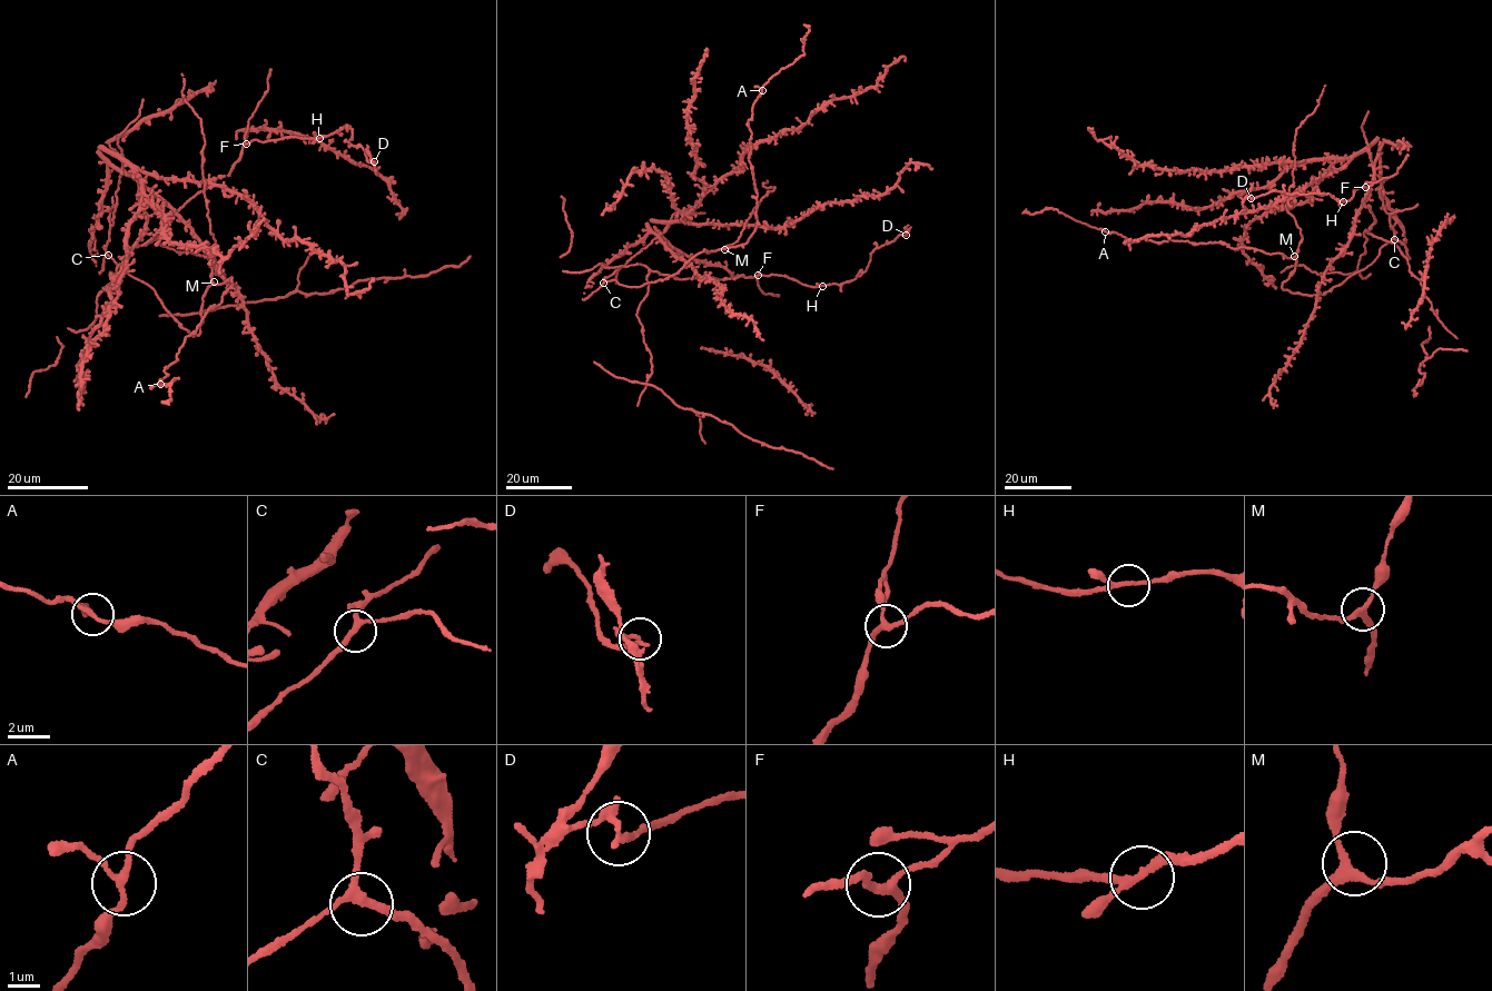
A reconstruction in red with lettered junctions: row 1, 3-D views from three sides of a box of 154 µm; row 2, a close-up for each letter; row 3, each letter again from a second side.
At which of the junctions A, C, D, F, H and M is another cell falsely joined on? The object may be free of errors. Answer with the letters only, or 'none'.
D

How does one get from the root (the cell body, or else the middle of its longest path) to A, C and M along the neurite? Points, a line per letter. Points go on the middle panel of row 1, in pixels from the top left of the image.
A: (672, 254), (654, 238), (603, 279), (639, 287), (704, 249), (747, 243), (757, 226), (748, 120), (762, 90)
C: (672, 254), (659, 238), (654, 238), (603, 283)
M: (672, 254), (659, 238), (654, 238), (603, 279), (639, 287), (667, 278), (704, 249), (724, 249)

